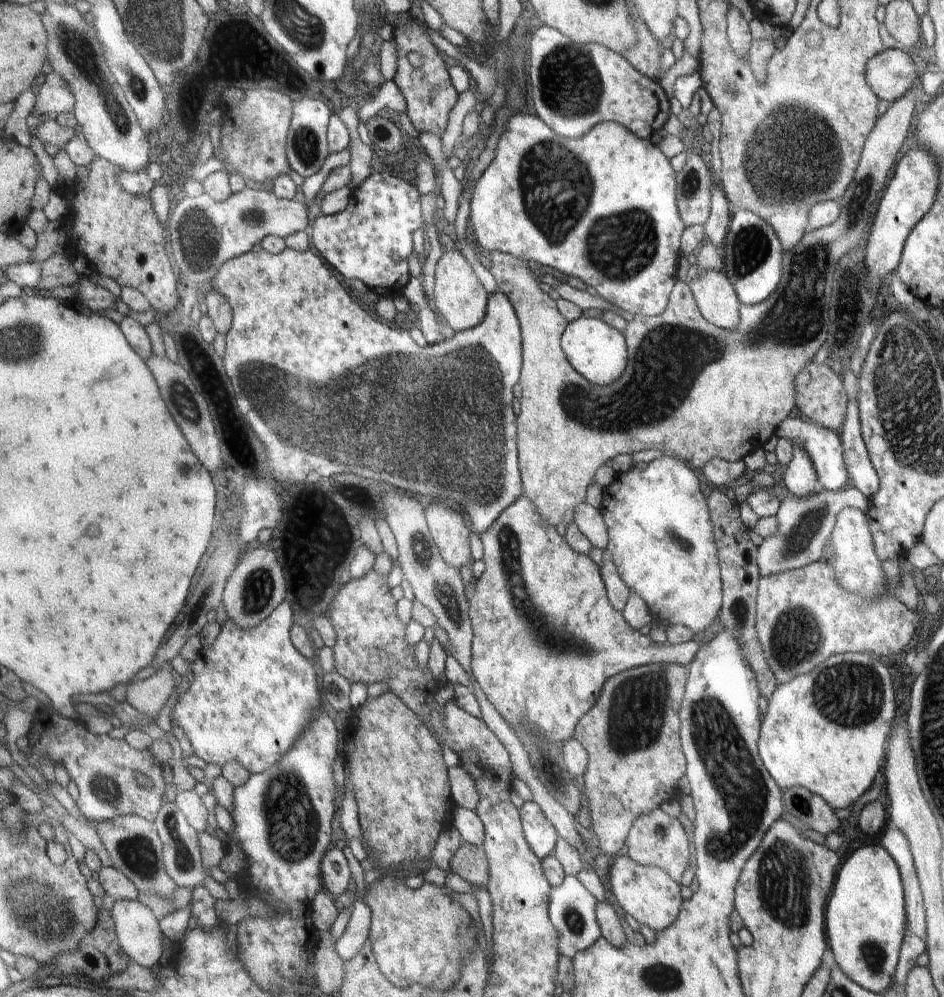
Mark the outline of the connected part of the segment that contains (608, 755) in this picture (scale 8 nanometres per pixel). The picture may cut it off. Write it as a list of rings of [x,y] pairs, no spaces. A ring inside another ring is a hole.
[[[654,663],[621,672],[606,683],[602,700],[599,699],[597,706],[578,725],[575,737],[591,756],[583,779],[584,792],[589,800],[594,830],[600,838],[600,848],[611,862],[626,853],[632,827],[642,815],[649,815],[665,802],[678,798],[680,780],[688,774],[689,767],[680,738],[680,710],[689,686],[690,673],[689,667],[676,663]]]

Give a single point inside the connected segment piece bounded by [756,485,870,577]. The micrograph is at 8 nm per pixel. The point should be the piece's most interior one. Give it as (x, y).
(805, 524)

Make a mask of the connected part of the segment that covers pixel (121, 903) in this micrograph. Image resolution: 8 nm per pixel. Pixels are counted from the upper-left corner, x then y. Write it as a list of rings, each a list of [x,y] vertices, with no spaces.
[[[139,898],[117,900],[112,908],[122,948],[143,967],[156,967],[164,956],[165,932],[156,913]]]

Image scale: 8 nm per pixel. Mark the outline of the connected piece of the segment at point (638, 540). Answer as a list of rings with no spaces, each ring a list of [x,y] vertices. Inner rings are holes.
[[[664,455],[648,468],[630,468],[604,488],[602,514],[609,531],[608,552],[627,585],[647,600],[656,619],[666,625],[685,624],[698,635],[720,612],[722,581],[711,514],[700,492],[697,470],[674,455]]]

